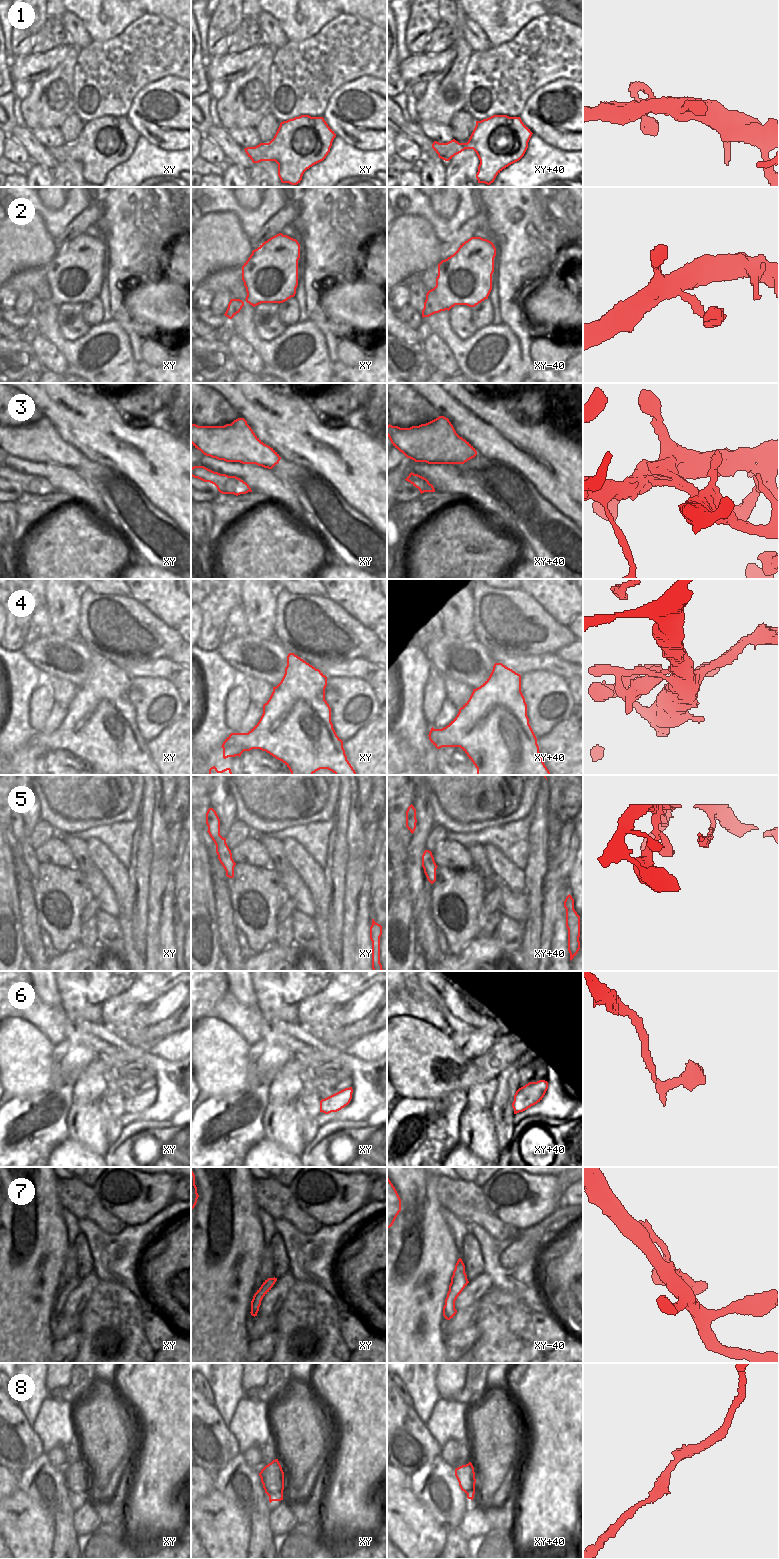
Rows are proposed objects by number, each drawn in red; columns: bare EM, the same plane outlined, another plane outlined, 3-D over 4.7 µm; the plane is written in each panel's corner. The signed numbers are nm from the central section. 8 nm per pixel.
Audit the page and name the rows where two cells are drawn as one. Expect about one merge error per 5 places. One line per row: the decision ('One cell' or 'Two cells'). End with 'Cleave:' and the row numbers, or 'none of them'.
1: One cell
2: One cell
3: Two cells
4: One cell
5: One cell
6: One cell
7: One cell
8: One cell
Cleave: 3.

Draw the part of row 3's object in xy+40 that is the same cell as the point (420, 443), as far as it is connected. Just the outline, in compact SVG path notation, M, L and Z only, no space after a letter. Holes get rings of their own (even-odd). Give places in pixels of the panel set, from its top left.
M387 426L387 436L395 448L415 462L428 464L464 464L477 455L465 439L460 440L450 428Z

